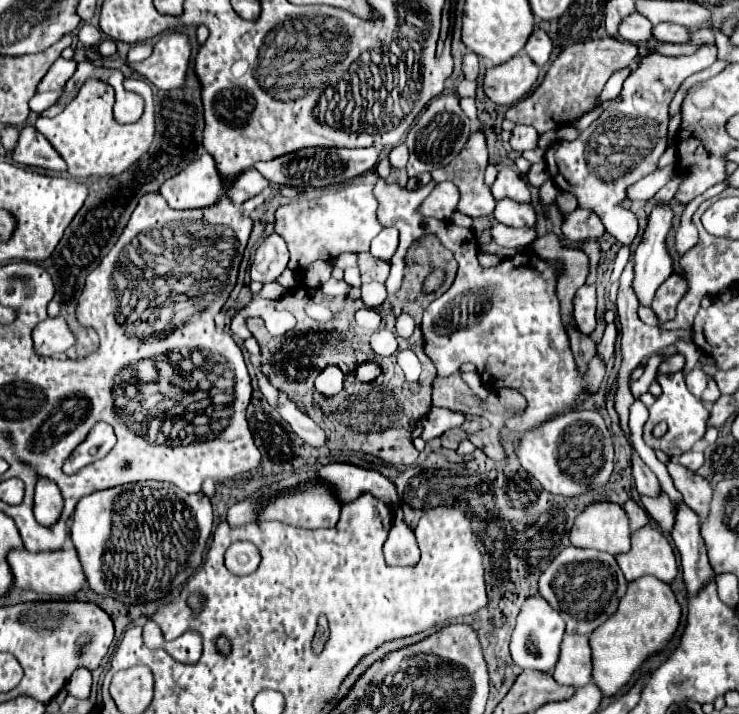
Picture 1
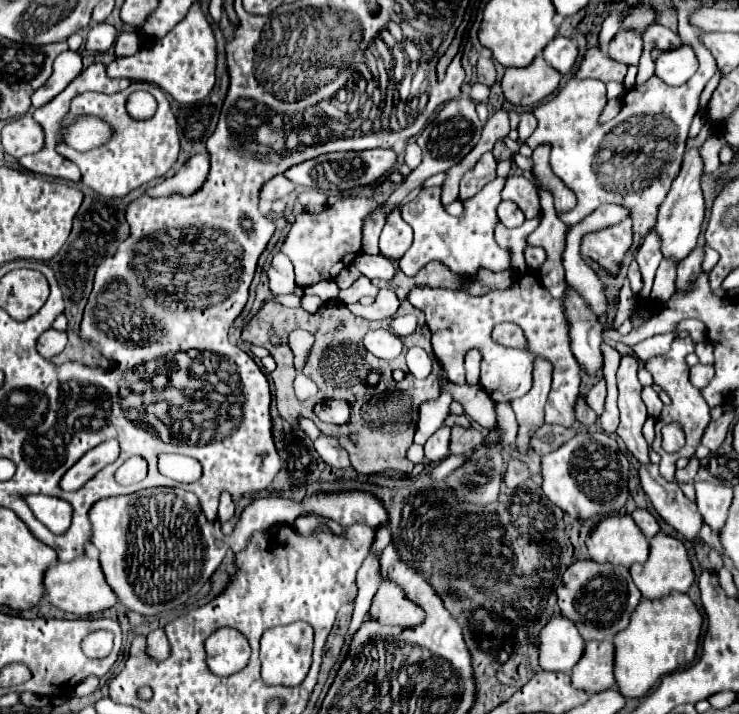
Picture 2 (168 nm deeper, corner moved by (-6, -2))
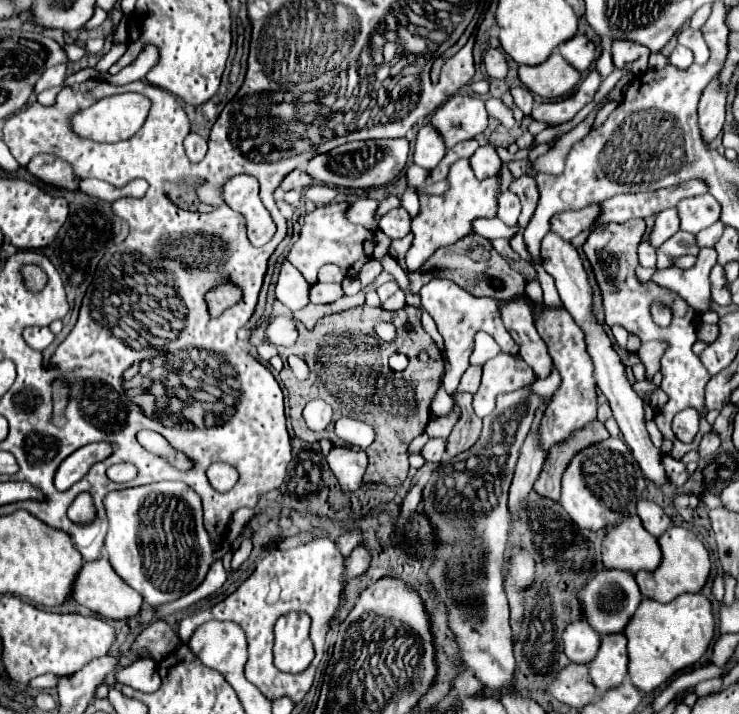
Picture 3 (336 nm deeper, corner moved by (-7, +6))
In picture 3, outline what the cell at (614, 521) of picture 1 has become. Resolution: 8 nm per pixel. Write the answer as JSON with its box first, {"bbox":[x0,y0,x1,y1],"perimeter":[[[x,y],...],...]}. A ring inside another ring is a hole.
{"bbox":[602,517,662,573],"perimeter":[[[628,517],[616,527],[608,529],[602,543],[602,559],[606,569],[622,569],[630,573],[654,571],[662,561],[658,539],[644,527],[640,517]]]}

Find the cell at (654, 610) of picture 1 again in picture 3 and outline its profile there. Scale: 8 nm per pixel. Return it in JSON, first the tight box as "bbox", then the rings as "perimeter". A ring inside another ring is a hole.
{"bbox":[624,593,714,693],"perimeter":[[[686,593],[670,603],[644,599],[624,629],[624,635],[628,637],[628,675],[638,689],[652,693],[676,673],[696,665],[708,651],[714,639],[712,603],[702,593]]]}

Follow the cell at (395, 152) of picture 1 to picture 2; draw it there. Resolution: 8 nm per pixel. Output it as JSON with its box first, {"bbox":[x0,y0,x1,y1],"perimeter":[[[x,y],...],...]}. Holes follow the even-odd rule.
{"bbox":[405,141,421,169],"perimeter":[[[411,141],[411,143],[407,145],[405,163],[407,163],[407,167],[411,167],[411,169],[415,169],[415,167],[421,163],[421,149],[419,149],[419,145],[417,145],[415,141]]]}

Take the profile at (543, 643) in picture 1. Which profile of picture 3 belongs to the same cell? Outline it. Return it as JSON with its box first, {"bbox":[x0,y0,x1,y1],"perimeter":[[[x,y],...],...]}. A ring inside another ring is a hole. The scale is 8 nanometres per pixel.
{"bbox":[564,619,602,663],"perimeter":[[[582,619],[568,625],[564,637],[564,645],[566,645],[564,649],[572,663],[590,663],[600,649],[600,641],[602,635],[590,629],[590,625]]]}

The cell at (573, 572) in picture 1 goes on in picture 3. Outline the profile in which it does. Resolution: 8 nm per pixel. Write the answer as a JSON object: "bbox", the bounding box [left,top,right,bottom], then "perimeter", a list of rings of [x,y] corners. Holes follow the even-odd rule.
{"bbox":[580,569,642,635],"perimeter":[[[604,569],[604,571],[596,573],[586,587],[582,587],[580,599],[582,599],[582,607],[584,607],[586,621],[598,633],[608,635],[608,633],[620,633],[620,631],[624,631],[624,627],[628,625],[628,621],[632,619],[634,611],[638,609],[638,605],[642,601],[642,593],[638,589],[636,579],[634,579],[632,573]]]}

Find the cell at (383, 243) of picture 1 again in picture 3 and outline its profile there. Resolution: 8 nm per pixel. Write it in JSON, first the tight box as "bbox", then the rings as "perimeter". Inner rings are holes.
{"bbox":[380,207,412,239],"perimeter":[[[396,207],[380,219],[380,229],[390,239],[402,239],[410,233],[410,223],[412,223],[412,217],[408,215],[408,211],[404,207]]]}

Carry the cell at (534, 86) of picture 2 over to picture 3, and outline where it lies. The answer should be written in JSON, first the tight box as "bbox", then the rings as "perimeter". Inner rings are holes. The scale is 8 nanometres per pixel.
{"bbox":[518,53,580,99],"perimeter":[[[554,53],[554,57],[542,65],[522,65],[518,77],[532,93],[544,99],[558,99],[576,87],[580,81],[580,71],[576,71],[560,53]]]}

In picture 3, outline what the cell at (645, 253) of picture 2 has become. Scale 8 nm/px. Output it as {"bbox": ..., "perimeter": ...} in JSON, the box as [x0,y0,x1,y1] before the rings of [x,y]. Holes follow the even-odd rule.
{"bbox":[650,209,680,247],"perimeter":[[[666,209],[662,213],[658,213],[654,229],[650,233],[650,241],[654,247],[660,247],[668,237],[672,237],[676,231],[680,229],[680,217],[678,217],[678,209]]]}

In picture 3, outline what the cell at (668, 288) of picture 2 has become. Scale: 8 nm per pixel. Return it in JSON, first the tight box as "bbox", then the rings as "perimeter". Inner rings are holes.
{"bbox":[658,231,700,269],"perimeter":[[[678,231],[674,233],[674,237],[670,237],[664,245],[658,247],[658,269],[670,267],[670,257],[678,257],[678,255],[698,255],[700,247],[696,243],[696,235],[686,233],[686,231]]]}

